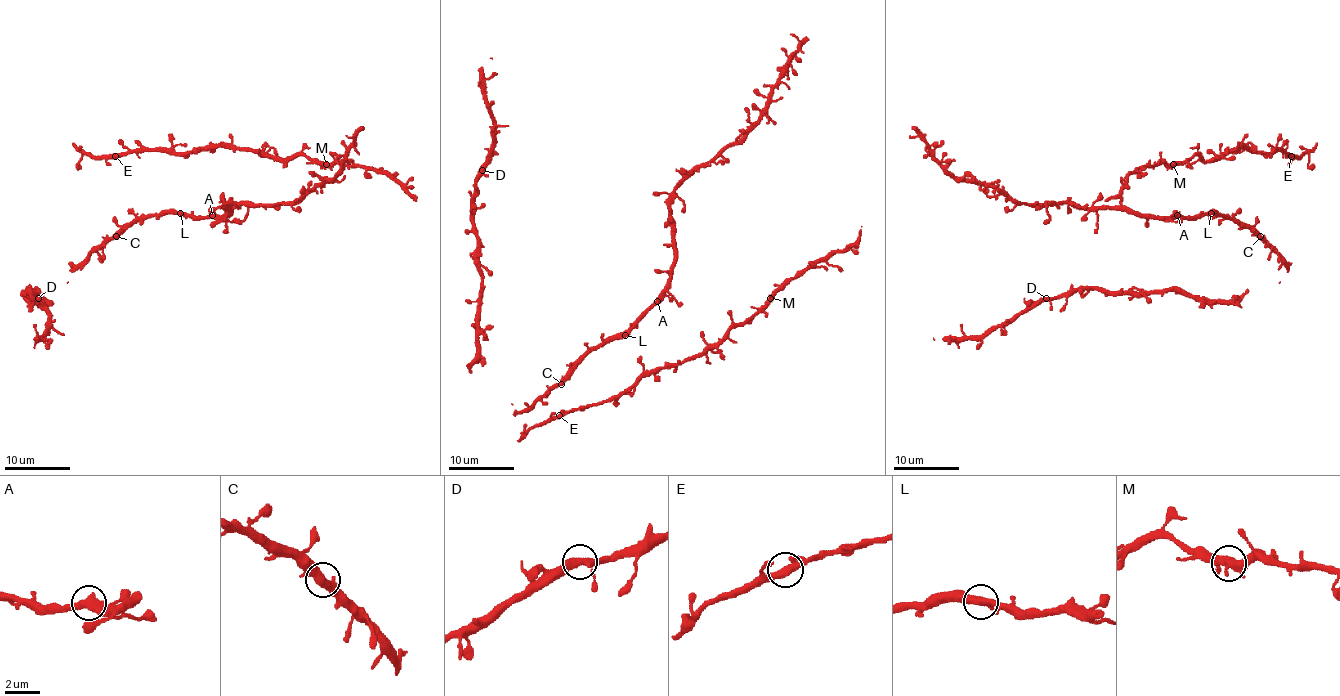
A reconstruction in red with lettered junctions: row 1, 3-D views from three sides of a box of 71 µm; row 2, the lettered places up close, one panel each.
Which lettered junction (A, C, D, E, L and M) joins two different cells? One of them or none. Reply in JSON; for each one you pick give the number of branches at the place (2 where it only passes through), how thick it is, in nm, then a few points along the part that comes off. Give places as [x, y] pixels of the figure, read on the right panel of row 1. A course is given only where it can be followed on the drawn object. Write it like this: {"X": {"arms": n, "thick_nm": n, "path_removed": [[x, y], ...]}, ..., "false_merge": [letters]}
{"false_merge": []}

